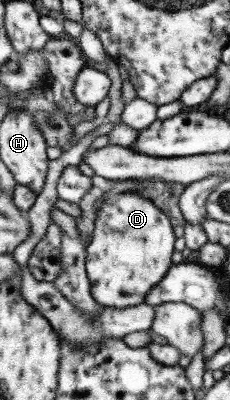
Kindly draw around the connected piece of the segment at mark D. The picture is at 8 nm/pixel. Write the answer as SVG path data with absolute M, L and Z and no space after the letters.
M132 191L106 197L95 215L91 239L85 245L85 273L90 281L90 295L96 304L124 308L145 302L148 290L162 280L172 265L170 256L175 251L173 244L176 239L168 217L150 199Z

